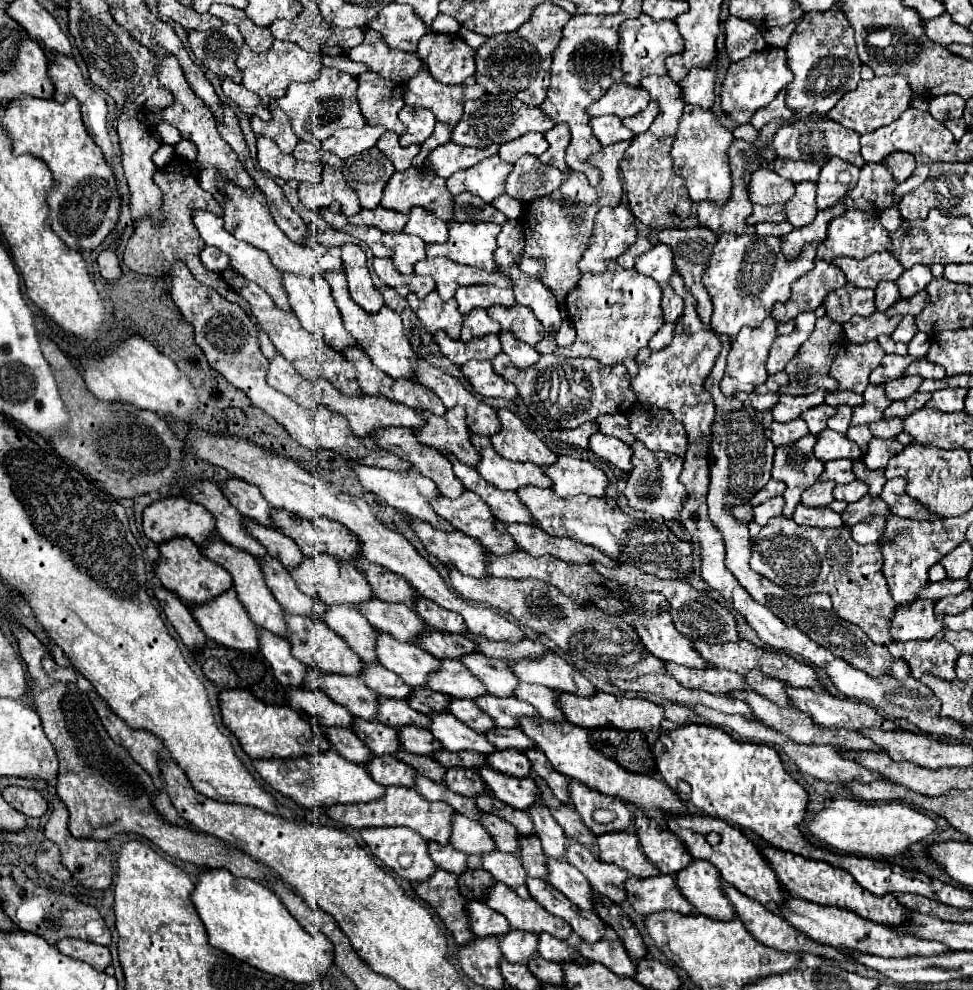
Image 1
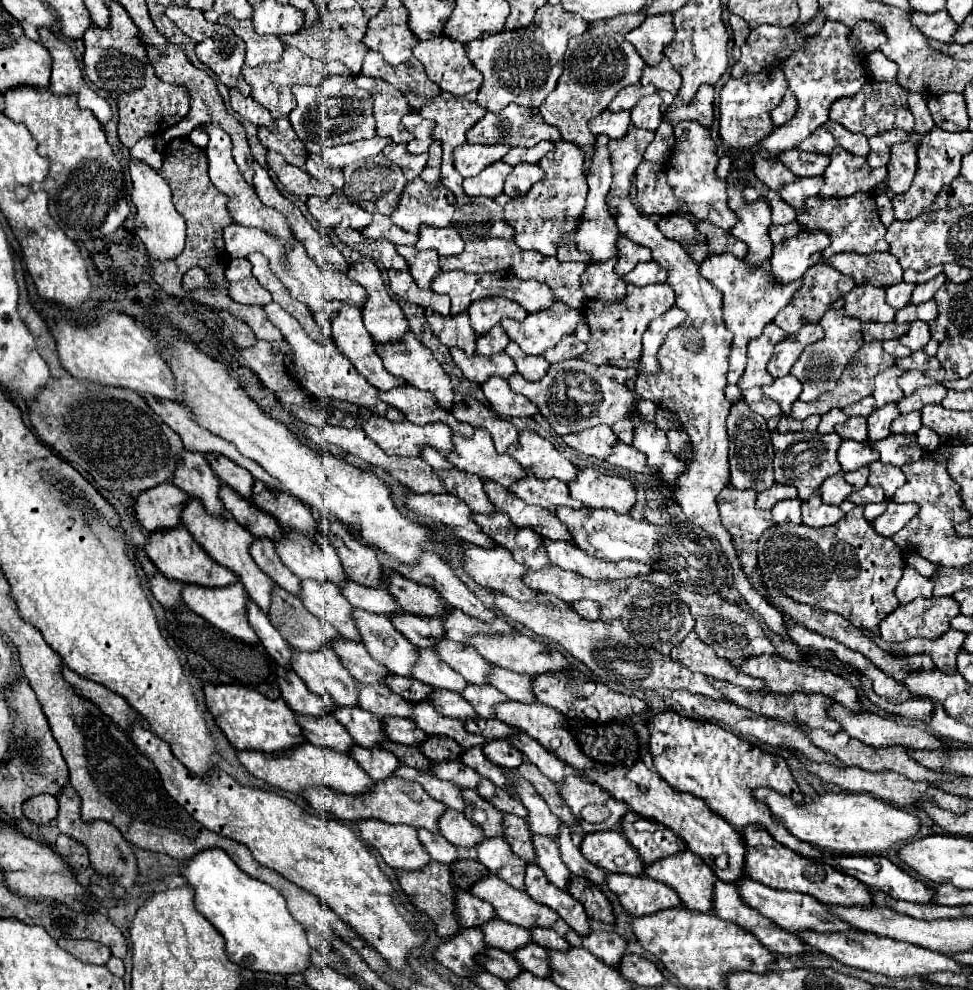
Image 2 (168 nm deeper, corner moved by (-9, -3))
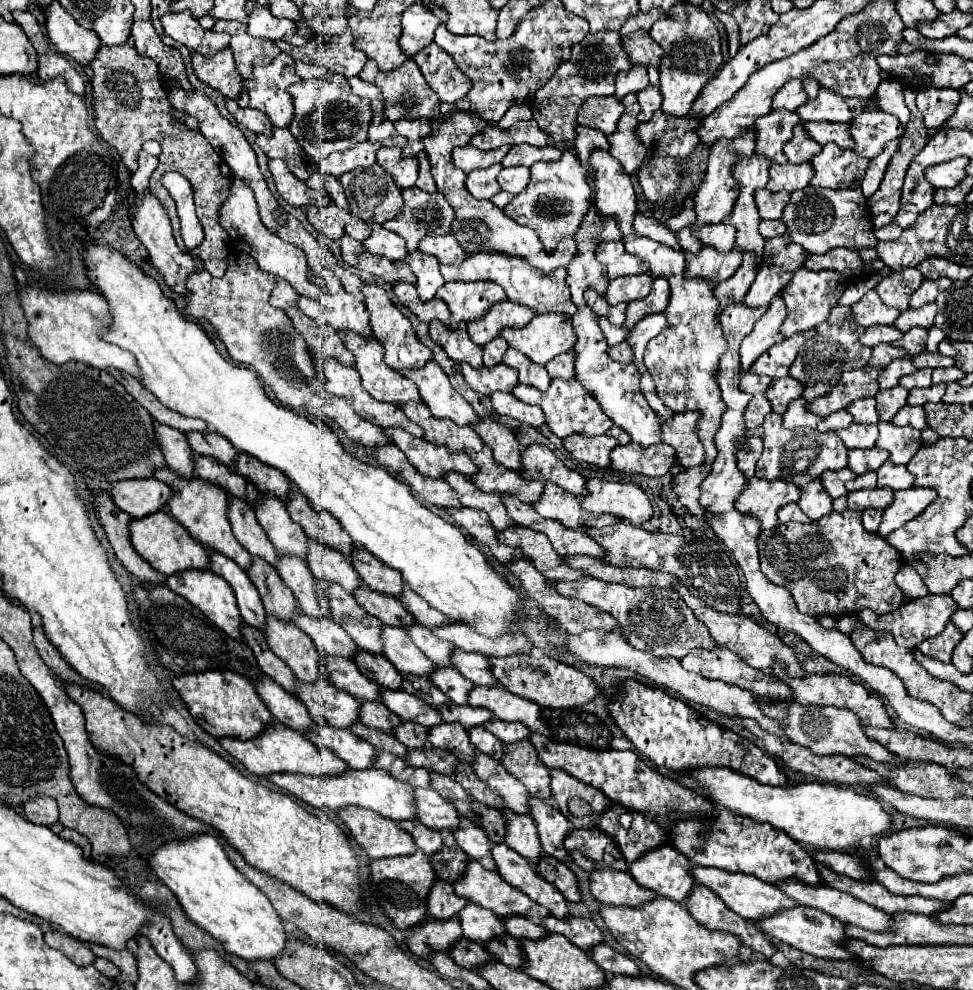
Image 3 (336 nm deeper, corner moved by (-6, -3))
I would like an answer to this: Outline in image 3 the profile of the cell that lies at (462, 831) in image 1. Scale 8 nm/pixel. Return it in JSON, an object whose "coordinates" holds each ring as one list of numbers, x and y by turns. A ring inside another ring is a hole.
{"coordinates":[[414,788,414,802,416,802,418,822,422,822,424,826,430,826,434,830,458,826,458,820,460,820,458,812,436,790]]}

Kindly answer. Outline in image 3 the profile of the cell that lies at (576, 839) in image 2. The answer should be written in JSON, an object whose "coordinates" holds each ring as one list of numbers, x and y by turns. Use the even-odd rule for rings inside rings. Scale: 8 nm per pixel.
{"coordinates":[[530,798,528,806,546,856,554,856,562,862,570,860,568,850,564,848,564,838,572,826,568,818,558,808,552,808,550,802,542,802,540,798]]}

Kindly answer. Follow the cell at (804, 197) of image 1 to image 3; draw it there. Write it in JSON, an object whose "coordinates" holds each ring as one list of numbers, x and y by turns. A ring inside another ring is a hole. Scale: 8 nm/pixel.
{"coordinates":[[802,162,802,164,770,164,770,182,768,182,768,190,772,192,794,192,800,190,804,186,810,184,812,180,812,164,810,162]]}

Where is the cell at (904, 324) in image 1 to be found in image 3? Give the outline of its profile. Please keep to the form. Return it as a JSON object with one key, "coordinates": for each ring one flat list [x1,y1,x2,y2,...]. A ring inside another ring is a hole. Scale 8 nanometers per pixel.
{"coordinates":[[912,328,902,336,902,340,898,340,894,344,904,348,908,354,916,356,916,354,922,354,926,350,926,336,928,336,926,328]]}

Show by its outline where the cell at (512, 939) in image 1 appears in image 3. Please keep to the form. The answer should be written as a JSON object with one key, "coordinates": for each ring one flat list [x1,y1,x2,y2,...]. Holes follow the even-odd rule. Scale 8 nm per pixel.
{"coordinates":[[470,902,468,906,464,906,464,910,458,912,458,918,462,924,462,934,474,942,484,944,484,942,504,934,502,920,494,912,482,908,478,904]]}

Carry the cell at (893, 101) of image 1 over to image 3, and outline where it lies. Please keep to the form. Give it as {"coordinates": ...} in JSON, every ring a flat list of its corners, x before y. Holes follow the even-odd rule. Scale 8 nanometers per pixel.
{"coordinates":[[820,88,814,100,802,104,796,114,800,120,824,120,824,122,852,122,852,118,862,110,878,110,874,98,844,98,832,90]]}

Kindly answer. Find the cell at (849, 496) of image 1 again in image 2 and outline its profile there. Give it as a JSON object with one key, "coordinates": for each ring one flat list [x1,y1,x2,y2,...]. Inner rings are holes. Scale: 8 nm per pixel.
{"coordinates":[[865,486,865,488,861,488,859,492,849,494,847,500,851,500,851,502,857,504,857,506,863,506,863,504,869,504,869,502,881,502,881,500,885,500,885,496,883,496,883,490,881,490,881,488]]}

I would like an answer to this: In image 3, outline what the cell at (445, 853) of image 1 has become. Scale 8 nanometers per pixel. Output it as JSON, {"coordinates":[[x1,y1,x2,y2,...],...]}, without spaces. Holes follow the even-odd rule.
{"coordinates":[[402,820,398,826,414,838,416,846,424,854,434,854,442,848,442,838,440,838,438,830,430,830,428,826,422,826,418,820]]}

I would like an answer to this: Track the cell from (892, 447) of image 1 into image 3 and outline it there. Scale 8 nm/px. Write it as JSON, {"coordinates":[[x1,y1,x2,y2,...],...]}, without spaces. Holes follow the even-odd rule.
{"coordinates":[[878,422,878,428,880,436,876,448,890,452,890,462,894,464,908,464,922,446,920,430,914,430,910,426,898,428,890,422]]}

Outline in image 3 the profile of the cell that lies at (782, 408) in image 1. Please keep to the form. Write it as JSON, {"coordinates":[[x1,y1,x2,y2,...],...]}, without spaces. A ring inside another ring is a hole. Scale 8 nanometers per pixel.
{"coordinates":[[858,368,858,370,850,370,848,374,842,374,840,384,832,392,810,402,808,410,818,414,820,418,826,418,832,412,846,408,858,398,876,396,878,374,880,374,880,368]]}

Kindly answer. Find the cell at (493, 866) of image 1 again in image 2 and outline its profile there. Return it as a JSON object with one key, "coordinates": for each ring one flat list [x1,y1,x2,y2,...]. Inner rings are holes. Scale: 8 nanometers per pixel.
{"coordinates":[[485,838,477,846,477,854,479,862,491,874,499,876,517,890,525,890,525,860,517,858,517,854,509,850,509,842,505,842,505,838]]}

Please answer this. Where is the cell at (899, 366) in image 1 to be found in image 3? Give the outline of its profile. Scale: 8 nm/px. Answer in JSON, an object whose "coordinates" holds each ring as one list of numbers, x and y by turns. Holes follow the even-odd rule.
{"coordinates":[[922,352,922,354,914,356,914,366,918,366,918,368,926,368,926,366,928,368,938,368,938,366,948,368,948,366,954,366,954,364,956,364,954,358,938,354,938,352]]}

